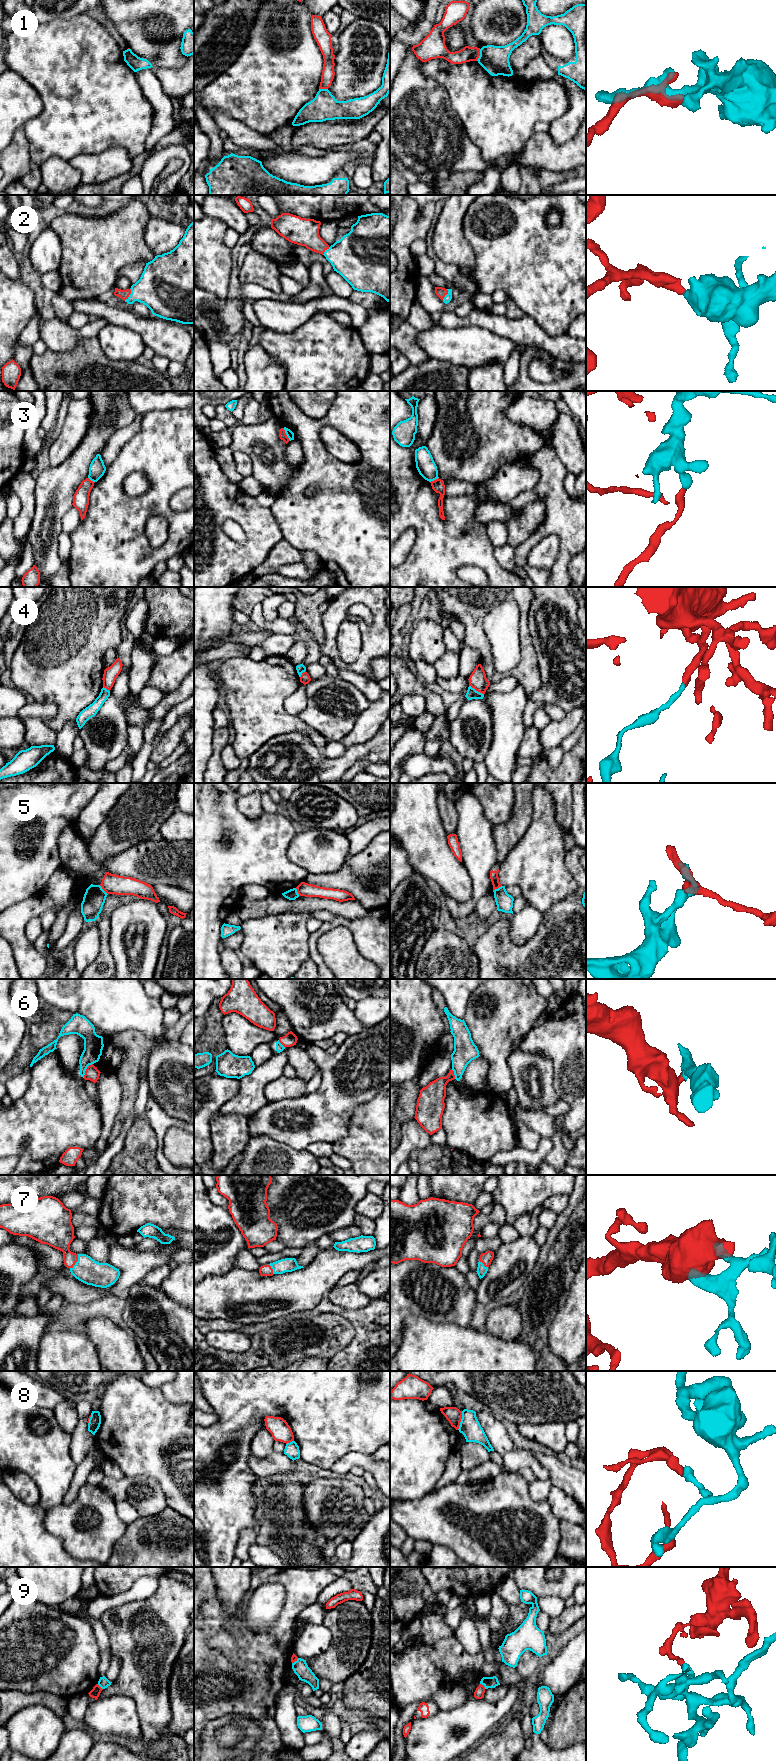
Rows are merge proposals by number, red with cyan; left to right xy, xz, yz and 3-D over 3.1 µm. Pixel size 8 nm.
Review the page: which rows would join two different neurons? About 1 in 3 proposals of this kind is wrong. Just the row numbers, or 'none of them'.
1, 3, 4, 5, 6, 8, 9

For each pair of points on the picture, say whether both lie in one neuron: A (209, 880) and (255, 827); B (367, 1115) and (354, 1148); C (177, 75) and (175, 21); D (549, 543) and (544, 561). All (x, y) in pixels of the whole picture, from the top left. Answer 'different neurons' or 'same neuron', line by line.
A: same neuron
B: same neuron
C: different neurons
D: same neuron

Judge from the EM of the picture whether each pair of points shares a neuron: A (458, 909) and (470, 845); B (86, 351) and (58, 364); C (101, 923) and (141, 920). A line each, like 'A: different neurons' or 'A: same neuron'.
A: same neuron
B: same neuron
C: different neurons

